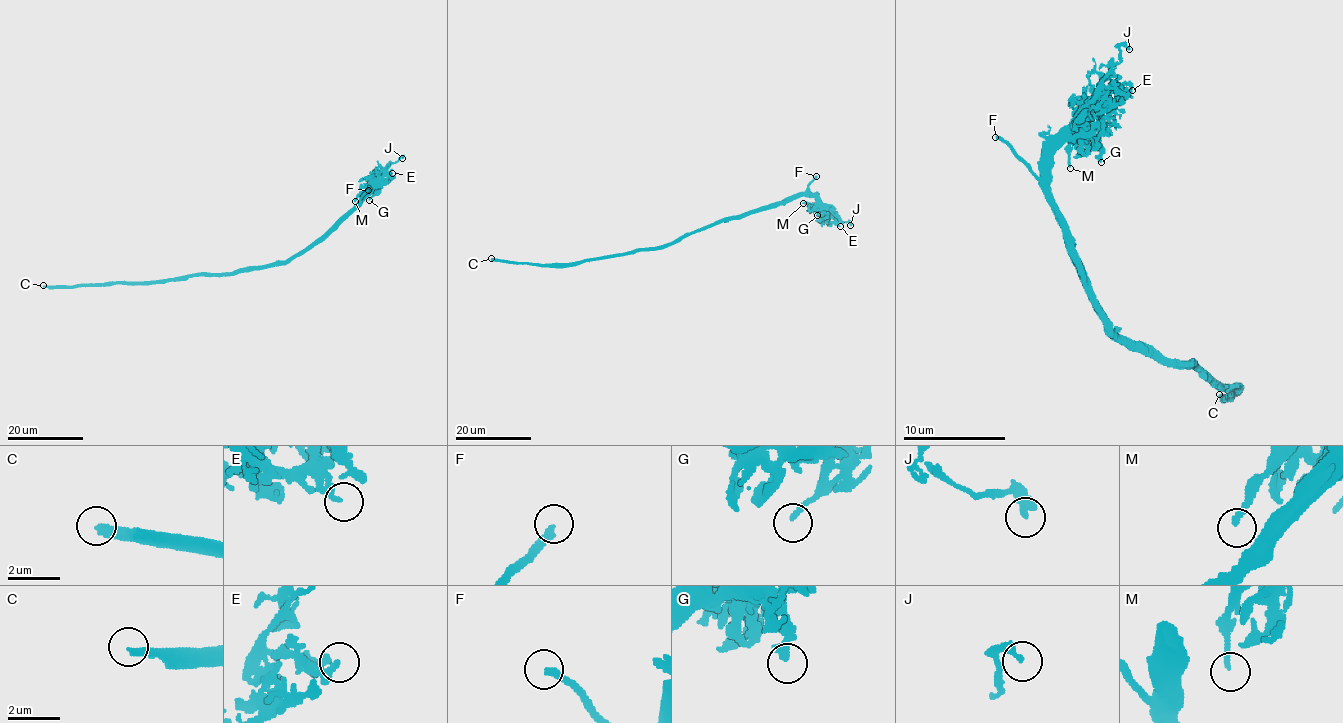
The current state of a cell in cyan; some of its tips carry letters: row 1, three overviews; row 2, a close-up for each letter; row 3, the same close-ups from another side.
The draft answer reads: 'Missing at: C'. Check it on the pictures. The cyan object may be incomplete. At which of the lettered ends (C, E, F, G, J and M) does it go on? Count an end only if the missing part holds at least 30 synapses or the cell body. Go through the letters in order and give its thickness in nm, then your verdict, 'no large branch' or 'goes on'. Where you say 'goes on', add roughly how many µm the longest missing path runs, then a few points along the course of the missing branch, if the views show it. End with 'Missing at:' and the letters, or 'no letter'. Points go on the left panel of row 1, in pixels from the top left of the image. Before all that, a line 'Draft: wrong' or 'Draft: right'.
Draft: wrong
C: 320 nm | goes on | 50 µm
E: 240 nm | no large branch
F: 280 nm | goes on | 25 µm | (368, 190), (390, 161), (391, 165), (400, 168), (399, 190)
G: 240 nm | no large branch
J: 240 nm | no large branch
M: 170 nm | no large branch
Missing at: C, F

